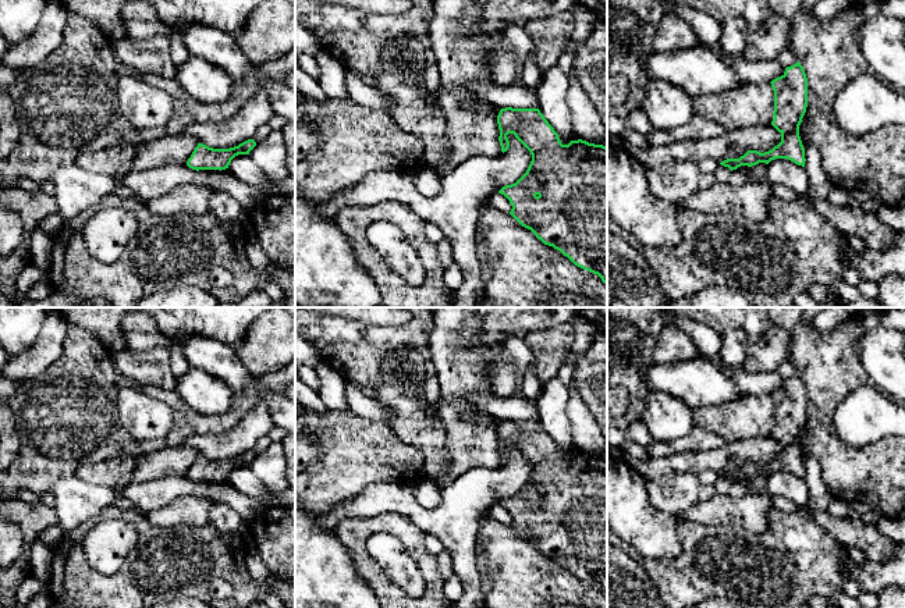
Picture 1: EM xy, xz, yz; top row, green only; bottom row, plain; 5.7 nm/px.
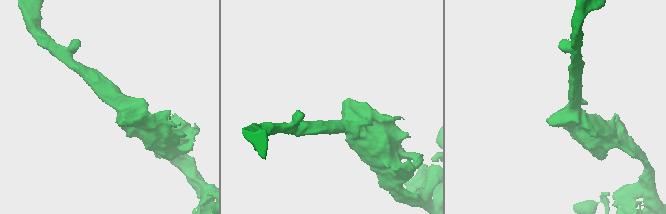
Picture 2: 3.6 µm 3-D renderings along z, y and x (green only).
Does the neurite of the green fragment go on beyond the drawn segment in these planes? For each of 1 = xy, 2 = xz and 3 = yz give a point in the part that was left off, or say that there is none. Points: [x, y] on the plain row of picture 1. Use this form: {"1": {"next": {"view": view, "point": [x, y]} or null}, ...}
{"1": {"next": null}, "2": {"next": null}, "3": {"next": null}}

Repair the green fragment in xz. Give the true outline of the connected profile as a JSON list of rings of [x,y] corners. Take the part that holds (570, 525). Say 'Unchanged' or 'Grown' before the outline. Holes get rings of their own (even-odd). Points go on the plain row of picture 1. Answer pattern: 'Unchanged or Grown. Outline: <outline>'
Unchanged. Outline: [[[501,420],[497,435],[503,465],[510,459],[507,447],[514,445],[532,466],[526,484],[515,495],[505,497],[498,502],[512,518],[510,526],[544,557],[560,562],[575,577],[597,586],[607,597],[607,459],[582,451],[562,456],[558,445],[539,420]]]

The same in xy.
Unchanged. Outline: [[[248,451],[238,458],[230,461],[213,461],[203,455],[198,455],[187,477],[192,481],[226,481],[228,480],[231,472],[238,466],[249,466],[249,463],[256,458],[253,451]]]

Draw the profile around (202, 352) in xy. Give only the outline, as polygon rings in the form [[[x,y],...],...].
[[[170,335],[173,345],[180,345],[189,367],[214,374],[234,392],[253,387],[255,376],[242,365],[235,351],[217,339],[200,335]]]

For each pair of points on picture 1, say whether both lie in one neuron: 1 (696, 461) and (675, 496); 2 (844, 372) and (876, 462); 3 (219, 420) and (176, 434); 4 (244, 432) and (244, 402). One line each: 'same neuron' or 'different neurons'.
1: different neurons
2: same neuron
3: same neuron
4: different neurons

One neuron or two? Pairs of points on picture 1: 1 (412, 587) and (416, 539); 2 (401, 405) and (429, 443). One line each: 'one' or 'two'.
1: two
2: one

